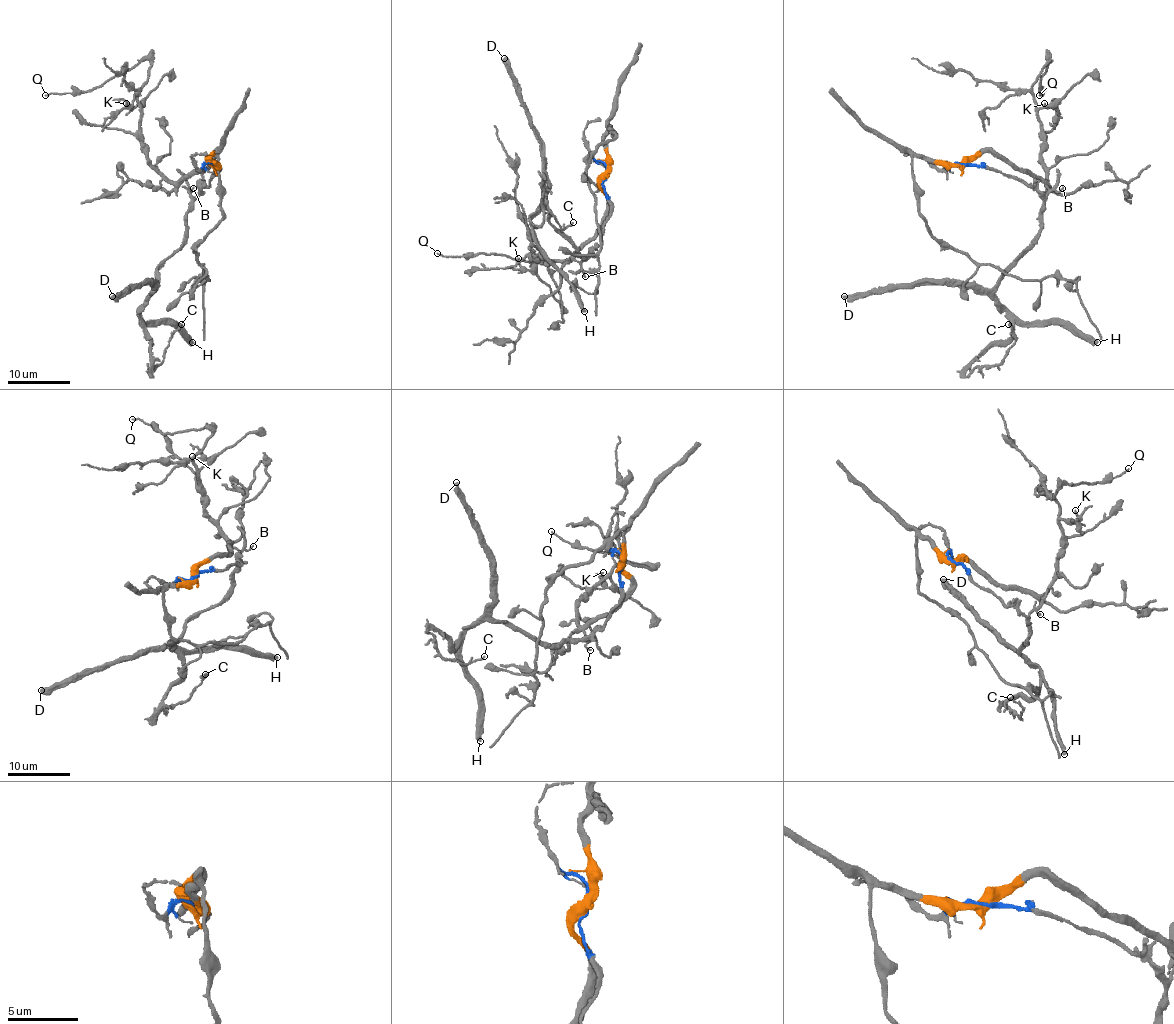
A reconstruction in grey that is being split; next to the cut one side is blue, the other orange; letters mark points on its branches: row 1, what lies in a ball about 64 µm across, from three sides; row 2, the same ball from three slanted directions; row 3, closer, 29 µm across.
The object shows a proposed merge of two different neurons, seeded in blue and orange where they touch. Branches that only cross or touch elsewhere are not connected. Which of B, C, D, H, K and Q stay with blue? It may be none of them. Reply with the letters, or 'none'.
B, C, D, H

